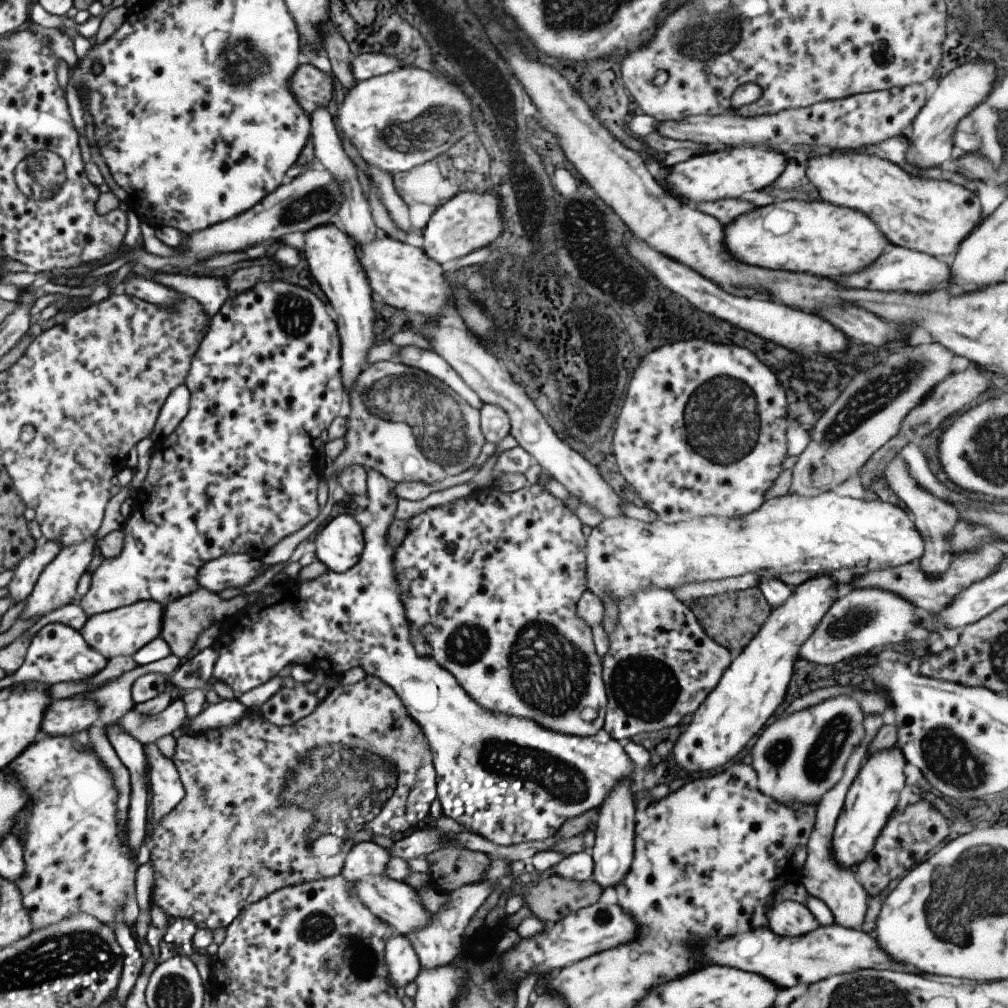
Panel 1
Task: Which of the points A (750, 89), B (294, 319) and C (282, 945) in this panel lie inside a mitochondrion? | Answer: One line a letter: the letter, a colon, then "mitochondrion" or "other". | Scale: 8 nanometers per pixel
A: other
B: mitochondrion
C: other

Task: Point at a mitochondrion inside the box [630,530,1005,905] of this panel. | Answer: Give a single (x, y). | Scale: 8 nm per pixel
(953, 762)

